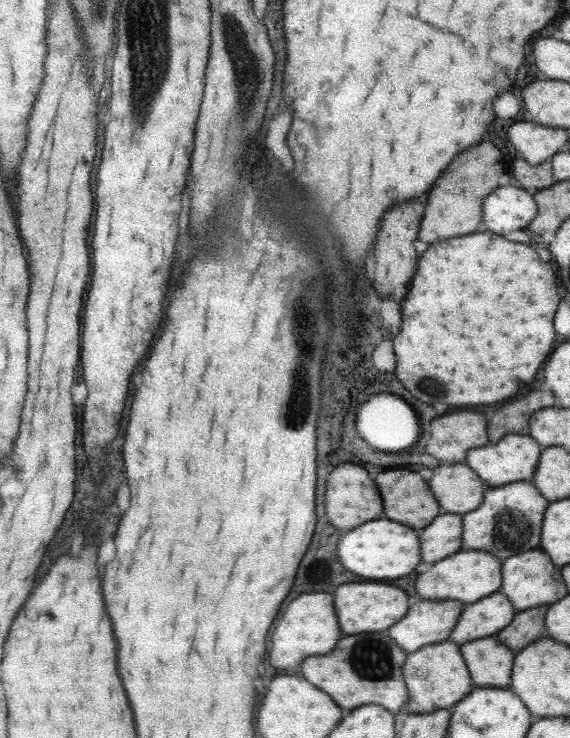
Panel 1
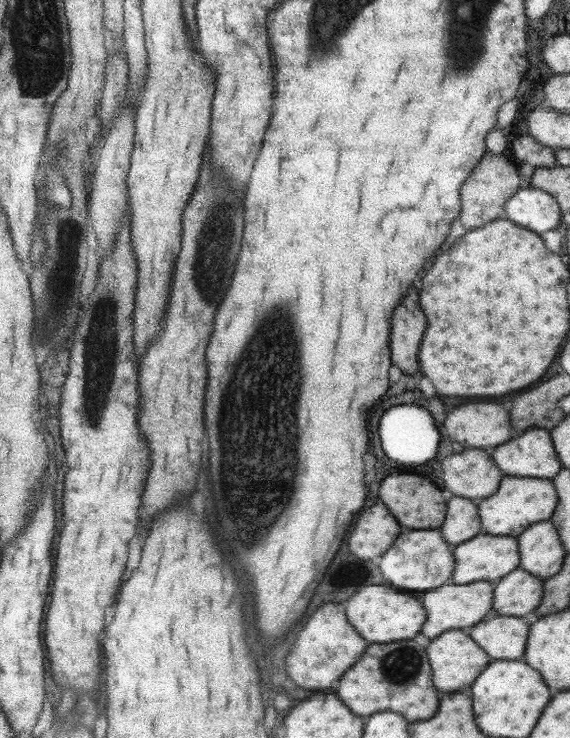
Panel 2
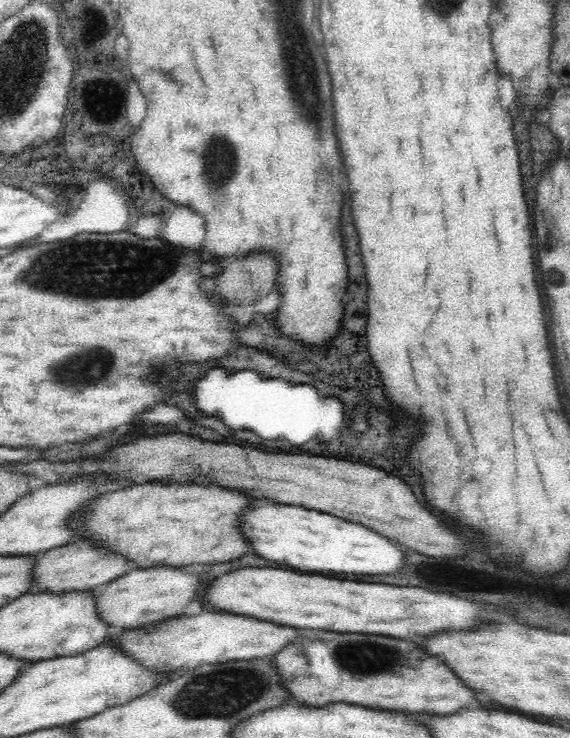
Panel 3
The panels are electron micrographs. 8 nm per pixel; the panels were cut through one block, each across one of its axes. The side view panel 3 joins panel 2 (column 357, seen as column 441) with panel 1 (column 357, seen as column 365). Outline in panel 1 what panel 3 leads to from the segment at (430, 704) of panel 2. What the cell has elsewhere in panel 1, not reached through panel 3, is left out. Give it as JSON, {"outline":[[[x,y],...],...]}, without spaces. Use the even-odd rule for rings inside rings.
{"outline":[[[383,630],[345,636],[329,654],[309,656],[299,664],[299,668],[303,672],[303,678],[317,686],[317,690],[329,694],[329,698],[339,708],[350,711],[359,705],[379,705],[397,714],[405,709],[409,697],[401,676],[401,664],[405,657],[403,650],[387,636],[387,630]]]}

